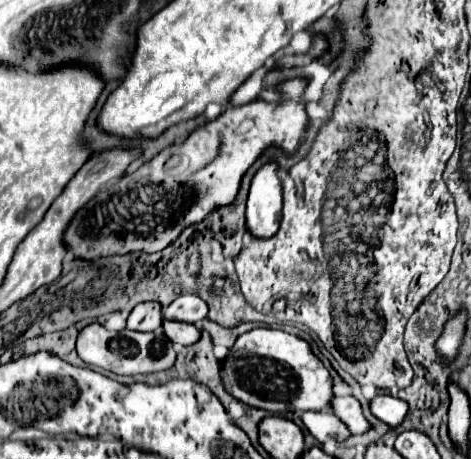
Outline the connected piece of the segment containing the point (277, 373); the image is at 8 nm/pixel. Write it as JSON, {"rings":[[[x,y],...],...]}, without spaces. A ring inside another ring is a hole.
{"rings":[[[253,328],[245,334],[241,334],[233,348],[229,350],[227,358],[221,362],[221,380],[225,390],[235,396],[237,400],[241,400],[247,406],[255,406],[267,412],[295,412],[295,410],[327,410],[331,408],[331,412],[335,416],[339,416],[339,420],[343,420],[343,424],[347,424],[347,430],[353,434],[363,434],[369,430],[369,422],[365,420],[359,402],[353,396],[335,396],[333,398],[333,380],[327,372],[327,368],[321,364],[321,360],[311,352],[311,346],[287,332],[281,330],[271,330],[271,328]]]}

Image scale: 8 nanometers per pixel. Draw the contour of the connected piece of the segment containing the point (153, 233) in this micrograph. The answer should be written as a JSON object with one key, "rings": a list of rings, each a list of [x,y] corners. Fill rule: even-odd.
{"rings":[[[305,78],[283,80],[277,86],[279,100],[267,102],[255,98],[241,108],[223,110],[221,116],[191,132],[181,144],[161,150],[135,172],[125,174],[107,192],[97,194],[89,204],[79,208],[79,214],[67,226],[67,232],[63,232],[63,244],[81,260],[125,256],[131,252],[153,254],[167,248],[183,228],[199,224],[207,212],[231,204],[239,192],[241,178],[267,148],[281,148],[287,156],[297,152],[307,128],[305,88]],[[171,154],[181,156],[181,166],[165,170],[165,160]]]}

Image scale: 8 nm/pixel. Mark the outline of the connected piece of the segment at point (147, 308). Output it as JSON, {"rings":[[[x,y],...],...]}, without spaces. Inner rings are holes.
{"rings":[[[157,302],[137,304],[127,318],[127,330],[151,332],[157,330],[159,326],[161,326],[161,306]]]}

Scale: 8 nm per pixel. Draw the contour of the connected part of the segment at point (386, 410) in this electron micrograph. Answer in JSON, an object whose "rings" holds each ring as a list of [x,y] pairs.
{"rings":[[[389,394],[375,396],[369,402],[369,408],[371,408],[371,414],[375,418],[379,418],[381,422],[385,422],[391,428],[399,426],[407,416],[407,404],[403,400],[399,400],[399,398],[389,396]]]}

